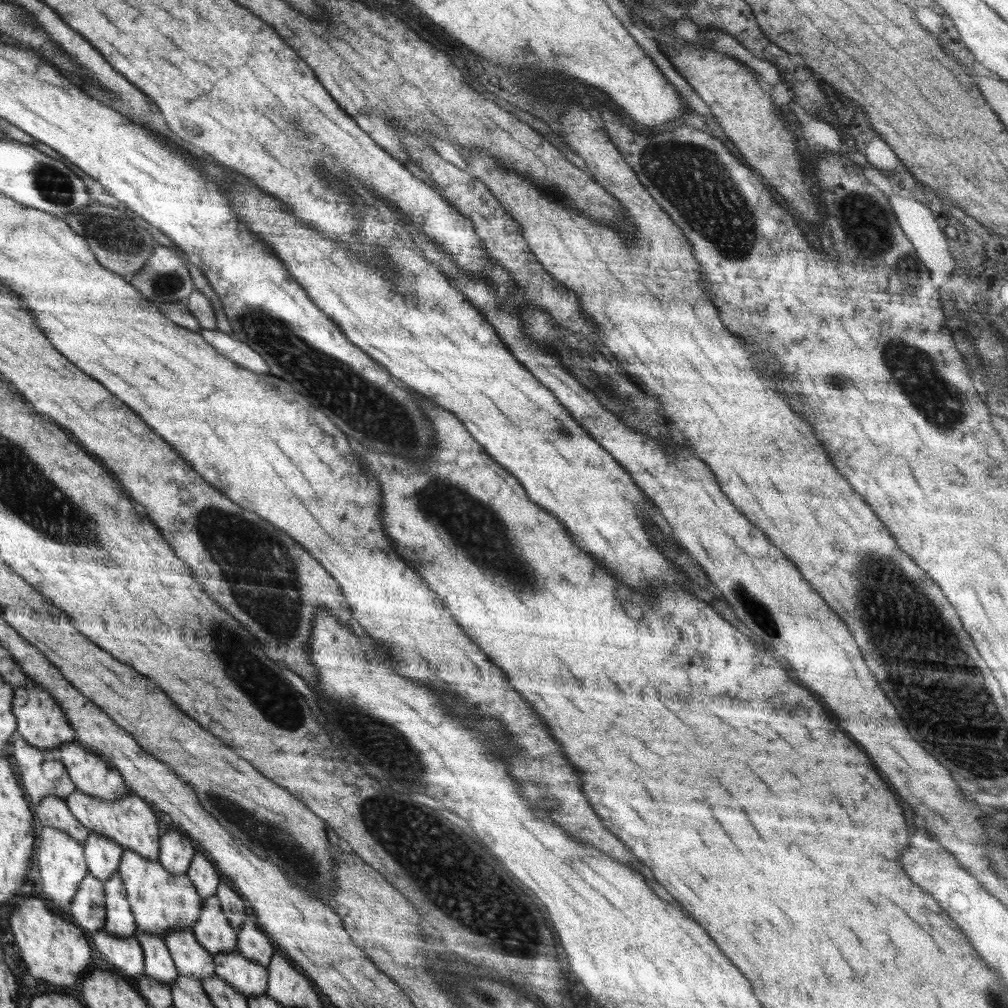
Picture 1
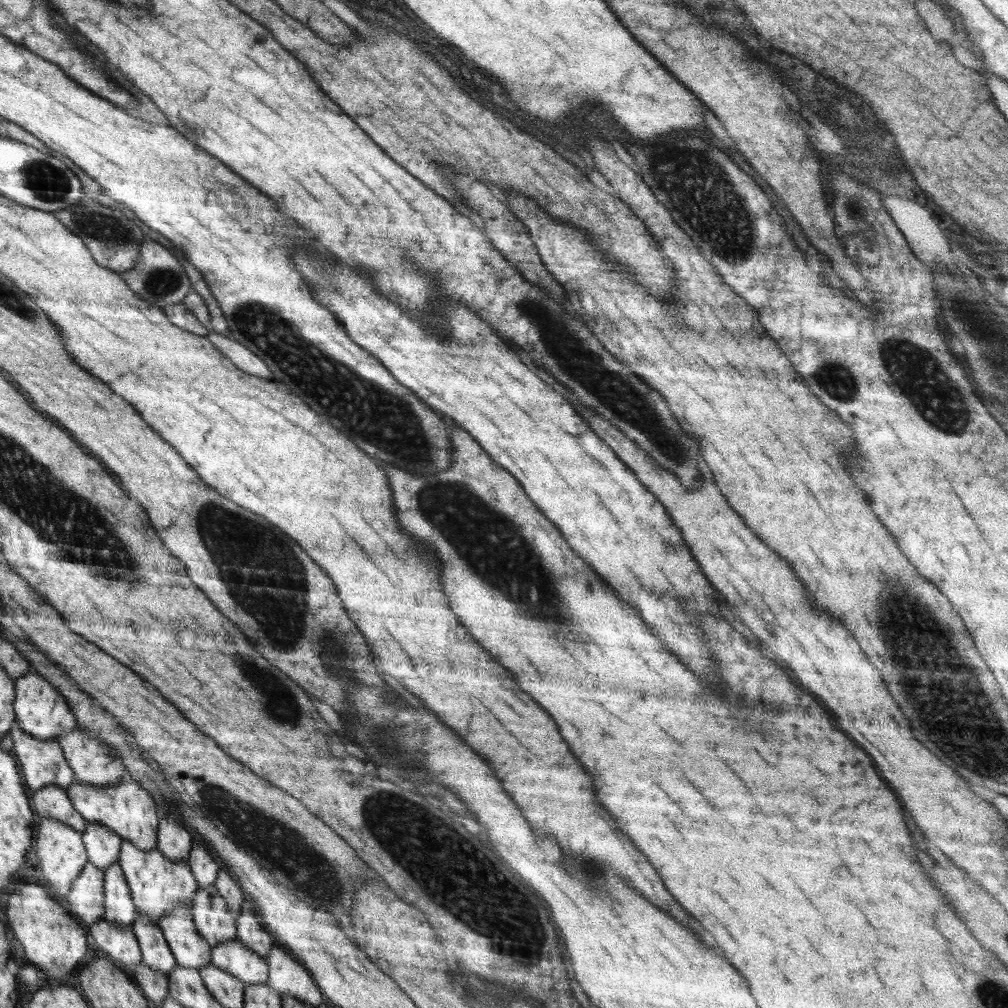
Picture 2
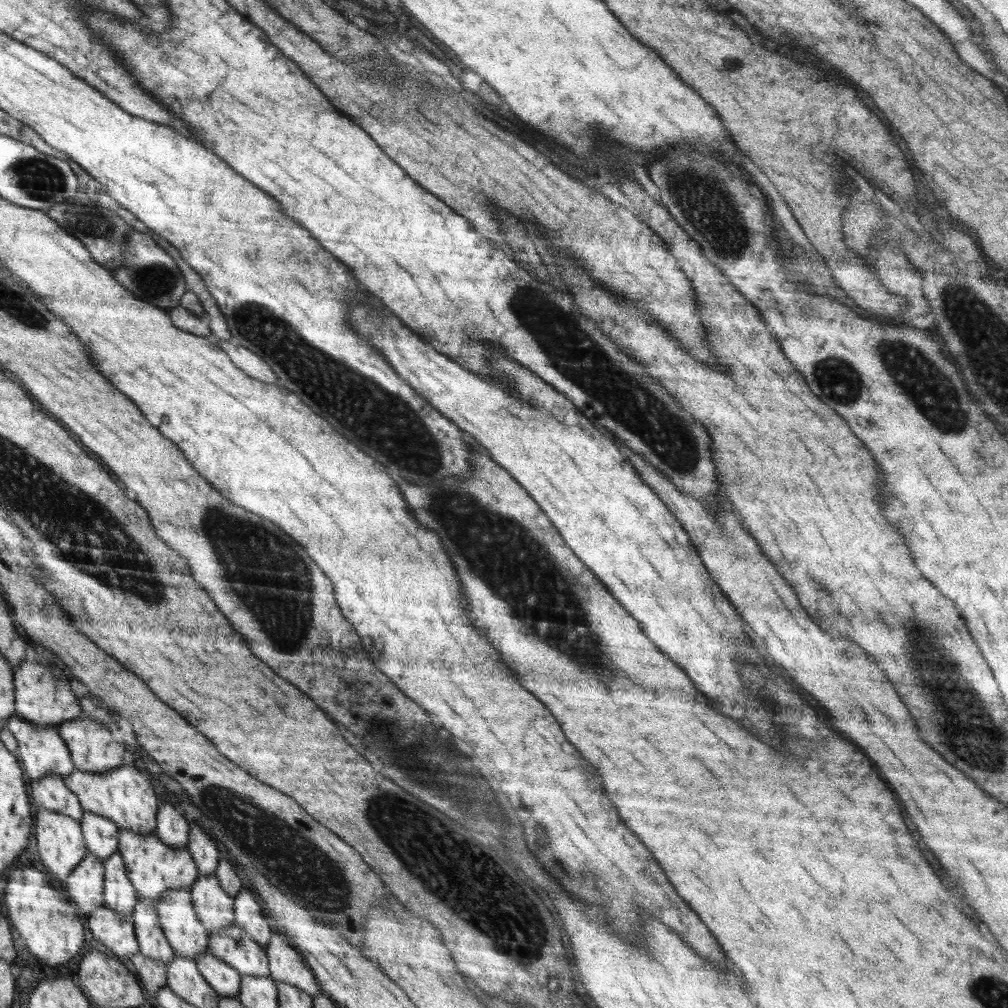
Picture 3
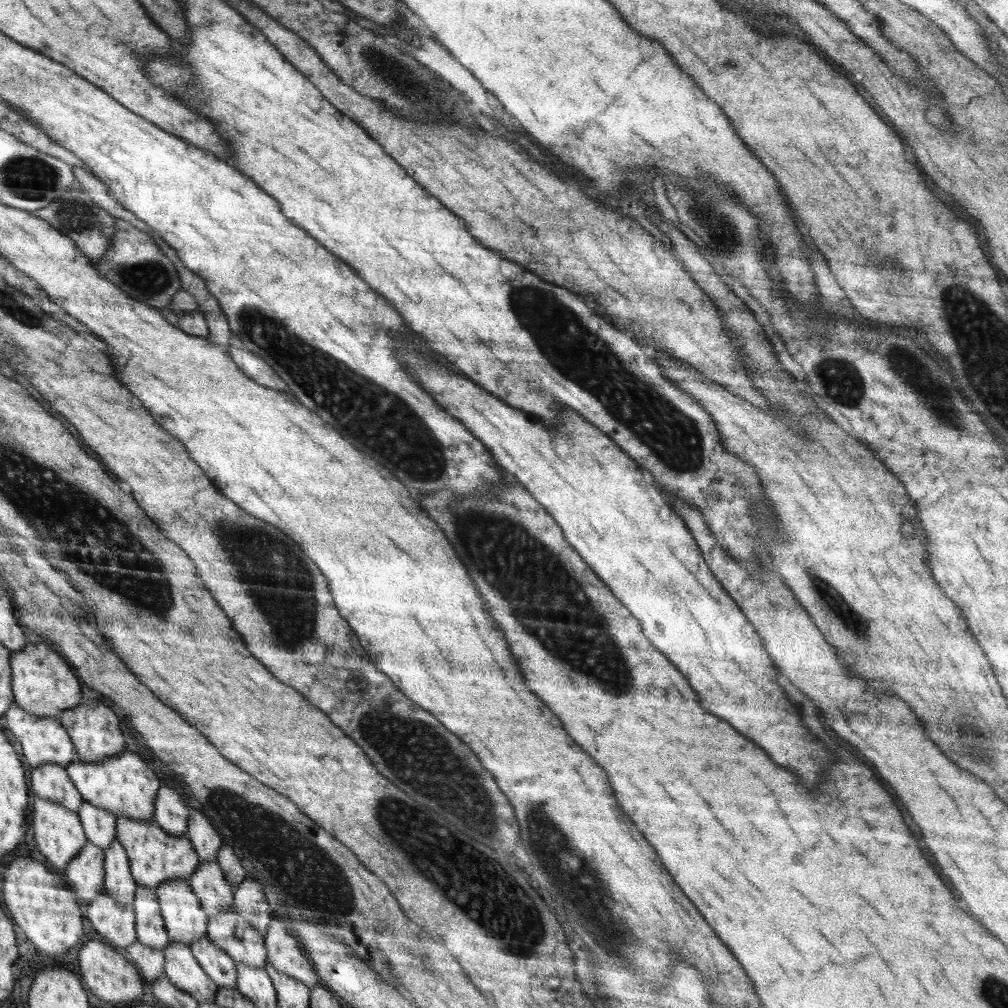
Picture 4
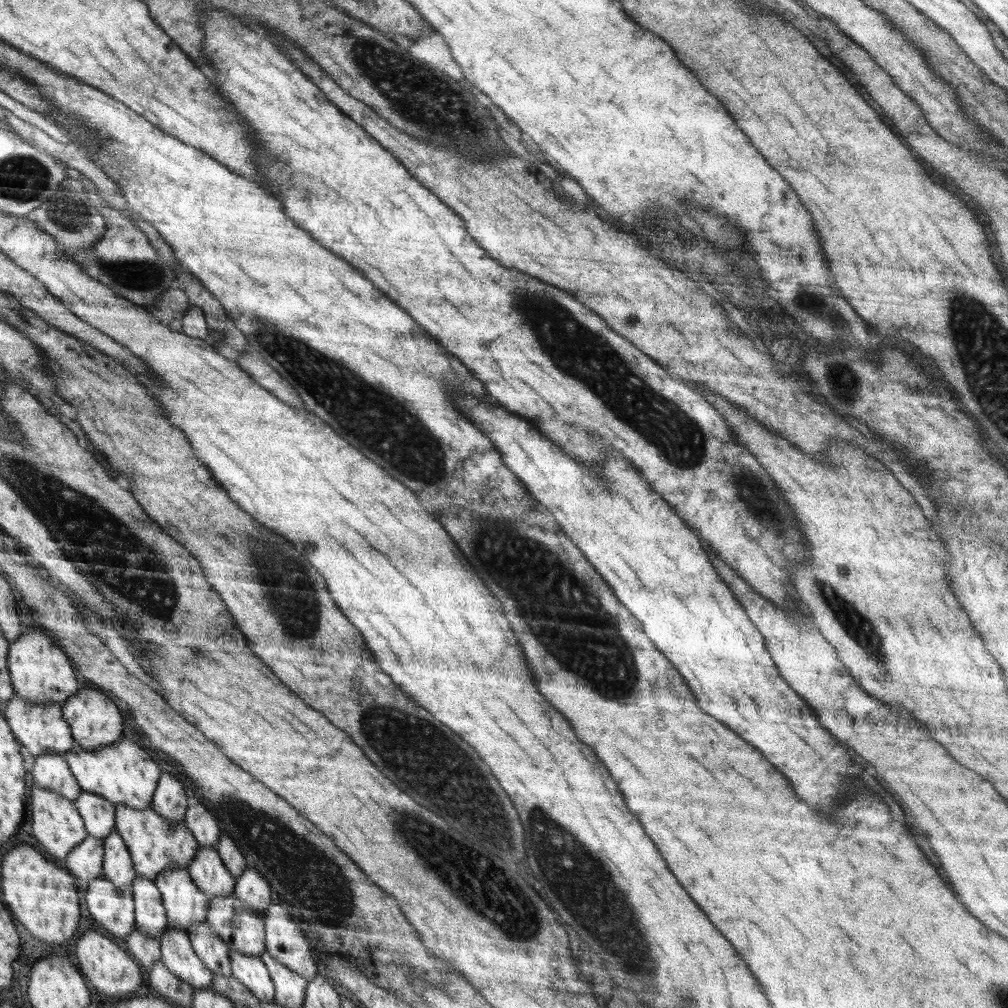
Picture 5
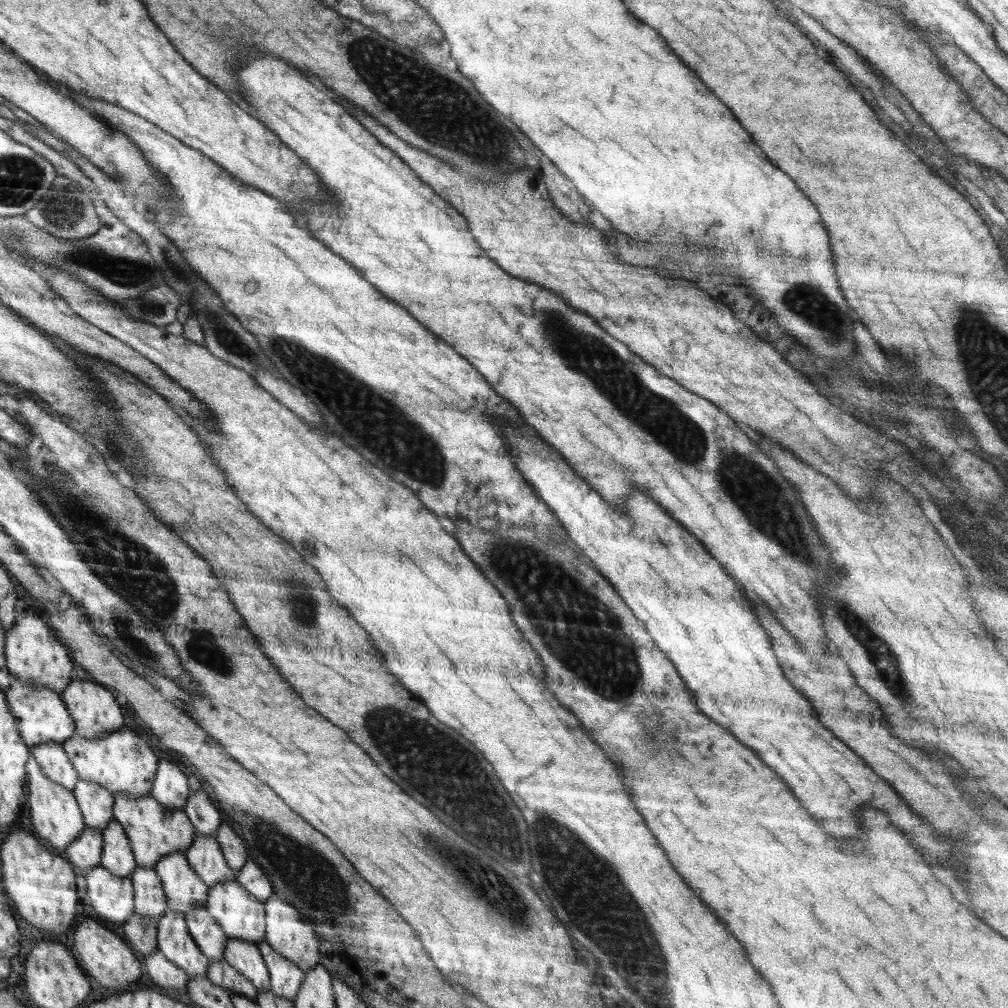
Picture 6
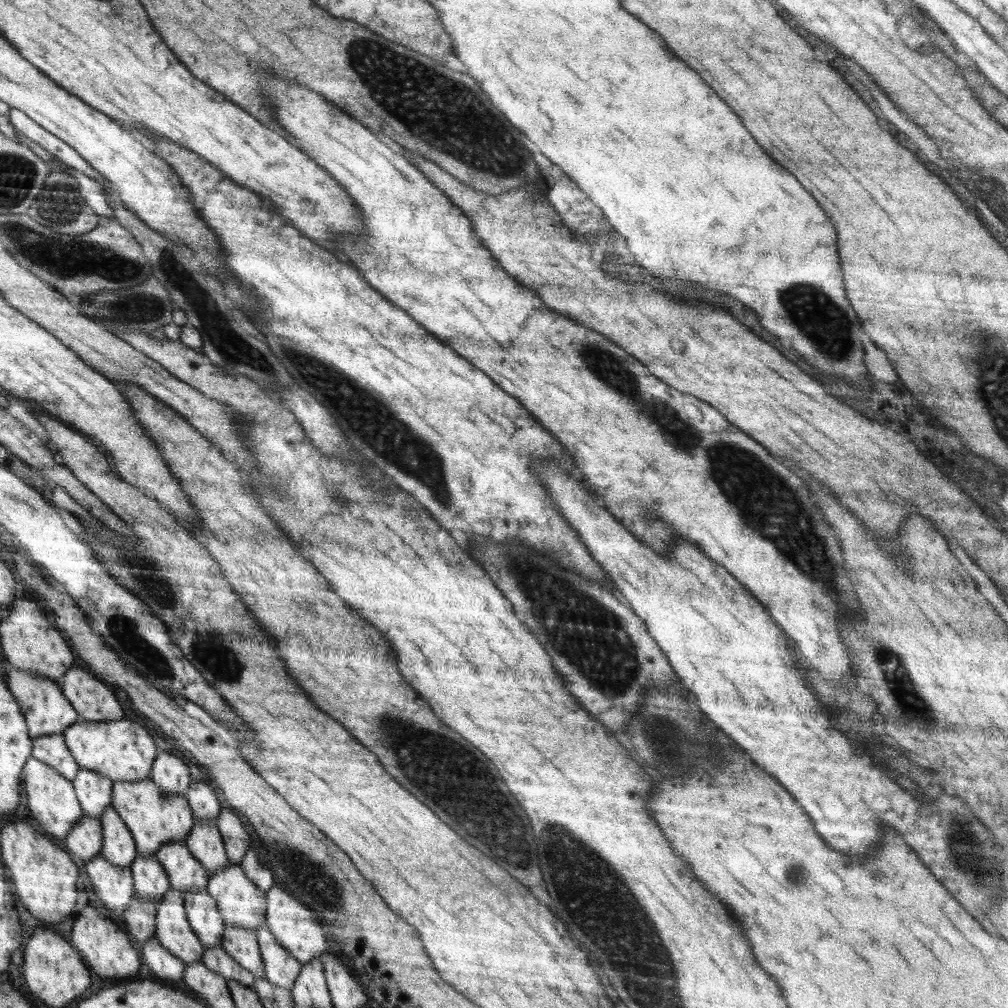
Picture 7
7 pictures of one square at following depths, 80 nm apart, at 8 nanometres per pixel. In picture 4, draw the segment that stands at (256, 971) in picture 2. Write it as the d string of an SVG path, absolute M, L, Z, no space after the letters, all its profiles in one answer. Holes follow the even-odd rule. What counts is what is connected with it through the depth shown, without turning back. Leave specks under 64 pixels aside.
M234 904L225 913L209 918L207 936L236 963L265 968L268 961L265 938L238 914Z

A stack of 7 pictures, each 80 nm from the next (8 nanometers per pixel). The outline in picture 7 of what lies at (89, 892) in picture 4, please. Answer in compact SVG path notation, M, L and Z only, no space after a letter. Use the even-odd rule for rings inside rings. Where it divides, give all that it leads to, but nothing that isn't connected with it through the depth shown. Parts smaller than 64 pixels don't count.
M83 814L78 826L62 842L67 844L68 852L76 856L76 860L81 860L80 864L84 865L102 853L102 824L98 819Z

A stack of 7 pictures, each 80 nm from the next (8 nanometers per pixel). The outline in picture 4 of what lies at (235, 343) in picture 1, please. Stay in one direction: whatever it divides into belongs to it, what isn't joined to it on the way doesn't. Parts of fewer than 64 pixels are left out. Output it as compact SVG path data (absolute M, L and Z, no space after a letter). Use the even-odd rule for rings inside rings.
M231 344L226 350L237 365L245 372L252 380L266 385L268 388L279 389L280 392L290 392L290 388L286 386L286 382L272 370L263 357L256 356L255 353L249 352L247 349Z

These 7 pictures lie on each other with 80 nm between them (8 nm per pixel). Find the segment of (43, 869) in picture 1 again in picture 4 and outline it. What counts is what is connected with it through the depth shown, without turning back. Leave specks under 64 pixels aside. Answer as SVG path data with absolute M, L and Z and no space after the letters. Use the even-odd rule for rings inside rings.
M34 796L33 802L32 825L38 850L60 872L65 872L70 860L82 850L82 847L90 842L87 839L86 830L83 829L78 813L72 812L72 809L64 808L64 805L48 802L36 796Z

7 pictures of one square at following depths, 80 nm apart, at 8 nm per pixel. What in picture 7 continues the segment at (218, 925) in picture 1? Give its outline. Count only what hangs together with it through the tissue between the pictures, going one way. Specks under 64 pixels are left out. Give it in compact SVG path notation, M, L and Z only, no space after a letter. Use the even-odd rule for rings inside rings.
M195 822L191 835L185 840L192 854L208 872L208 880L213 872L227 867L229 863L223 837L219 828L212 822Z

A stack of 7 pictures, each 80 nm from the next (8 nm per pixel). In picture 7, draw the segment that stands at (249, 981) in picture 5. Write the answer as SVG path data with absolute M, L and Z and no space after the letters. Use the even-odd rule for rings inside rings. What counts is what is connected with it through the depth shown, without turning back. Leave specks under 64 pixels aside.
M225 925L221 945L236 962L239 962L255 978L265 976L257 933L252 929Z

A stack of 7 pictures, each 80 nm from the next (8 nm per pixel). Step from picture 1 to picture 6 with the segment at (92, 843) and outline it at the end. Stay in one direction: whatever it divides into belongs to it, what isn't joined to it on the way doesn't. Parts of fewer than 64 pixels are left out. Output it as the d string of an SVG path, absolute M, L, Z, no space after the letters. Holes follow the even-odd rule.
M79 779L74 788L75 800L82 809L83 819L92 832L102 832L114 819L115 798L98 783Z

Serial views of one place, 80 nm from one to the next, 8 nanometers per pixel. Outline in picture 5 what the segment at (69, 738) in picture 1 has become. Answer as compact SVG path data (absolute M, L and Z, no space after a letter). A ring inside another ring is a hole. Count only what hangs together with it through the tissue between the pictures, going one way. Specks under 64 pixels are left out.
M32 625L24 631L12 644L7 656L7 665L10 669L11 680L16 692L27 701L34 704L64 703L70 700L78 691L76 674L61 648L56 648L50 638L38 625Z

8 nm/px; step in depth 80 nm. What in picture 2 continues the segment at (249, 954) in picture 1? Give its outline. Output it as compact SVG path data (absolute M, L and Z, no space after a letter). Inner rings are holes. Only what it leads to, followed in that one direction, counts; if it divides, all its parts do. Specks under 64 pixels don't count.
M249 898L242 902L235 924L237 925L237 937L250 950L266 958L275 941L271 932L265 928L265 923L258 916L256 907Z

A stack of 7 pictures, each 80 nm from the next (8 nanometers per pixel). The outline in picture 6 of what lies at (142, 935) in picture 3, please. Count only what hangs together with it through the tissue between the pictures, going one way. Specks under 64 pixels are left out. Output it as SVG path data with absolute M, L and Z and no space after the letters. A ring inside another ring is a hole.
M137 865L130 877L134 889L135 912L158 922L167 909L167 894L155 867Z

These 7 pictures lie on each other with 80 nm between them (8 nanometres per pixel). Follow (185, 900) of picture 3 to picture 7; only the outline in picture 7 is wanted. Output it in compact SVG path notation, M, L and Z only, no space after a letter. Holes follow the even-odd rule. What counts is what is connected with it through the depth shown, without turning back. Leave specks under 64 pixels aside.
M184 841L163 844L155 855L171 880L171 890L178 891L182 898L186 891L206 888L208 872Z

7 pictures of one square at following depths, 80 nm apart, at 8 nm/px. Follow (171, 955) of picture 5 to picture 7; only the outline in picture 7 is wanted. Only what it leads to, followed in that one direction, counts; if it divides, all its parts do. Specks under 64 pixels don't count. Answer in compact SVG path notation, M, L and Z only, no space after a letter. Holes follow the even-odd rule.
M170 890L167 893L168 894L164 896L162 906L157 908L154 936L166 950L169 950L174 956L180 957L184 964L187 965L196 961L201 961L203 952L206 948L204 948L198 936L194 934L186 918L183 898L178 894L179 892L175 890Z

